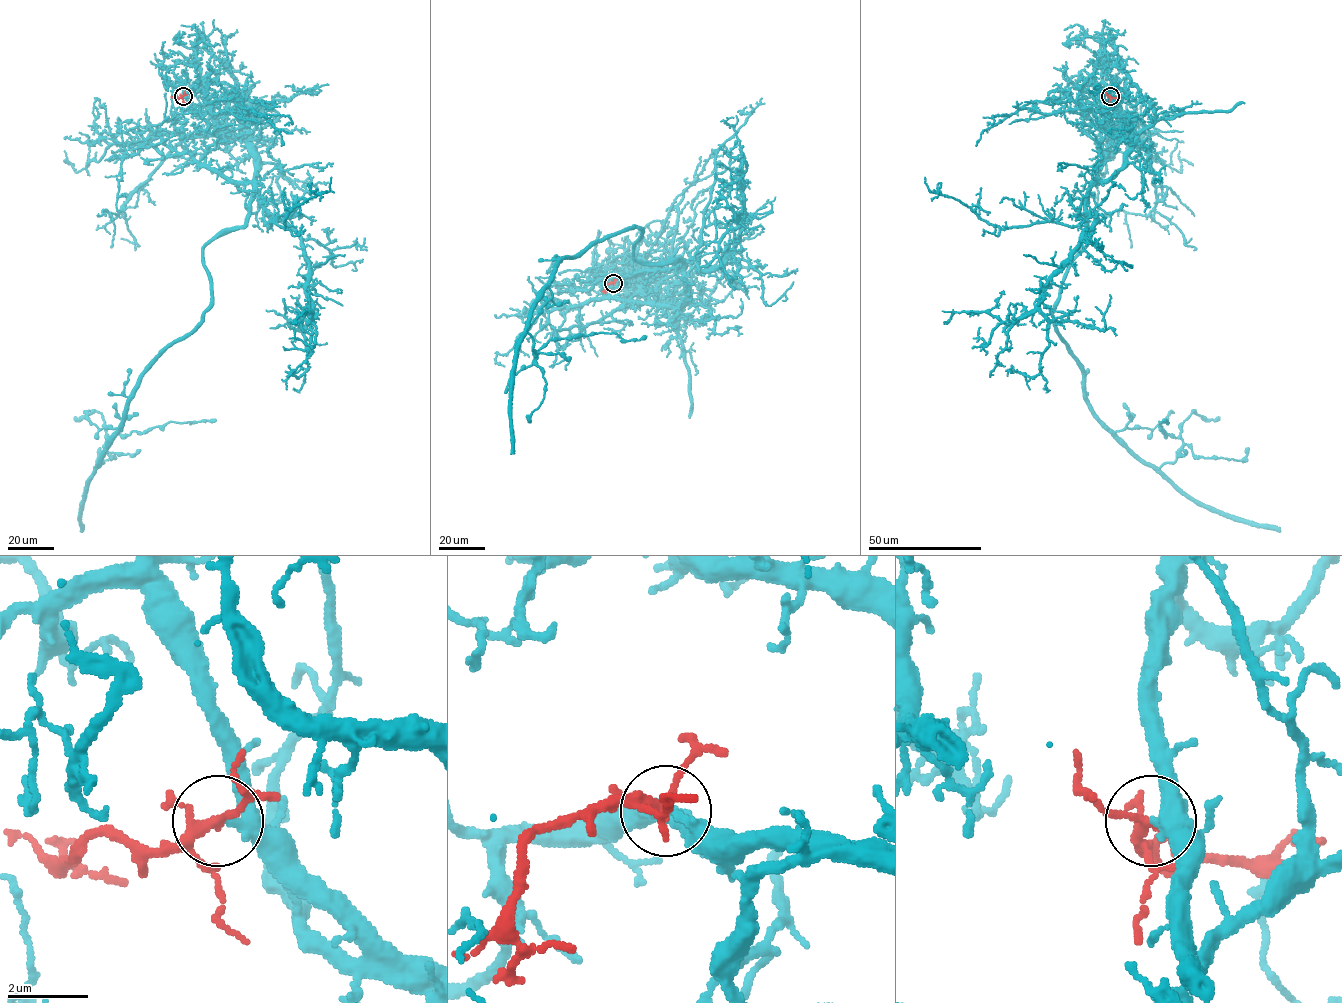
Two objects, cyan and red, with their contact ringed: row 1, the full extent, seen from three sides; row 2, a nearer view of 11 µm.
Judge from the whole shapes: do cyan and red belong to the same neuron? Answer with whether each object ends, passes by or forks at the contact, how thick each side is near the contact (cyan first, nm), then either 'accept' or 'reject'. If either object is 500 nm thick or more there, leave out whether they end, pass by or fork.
cyan passes by; red forks; calibres 280 and 180 nm; accept

